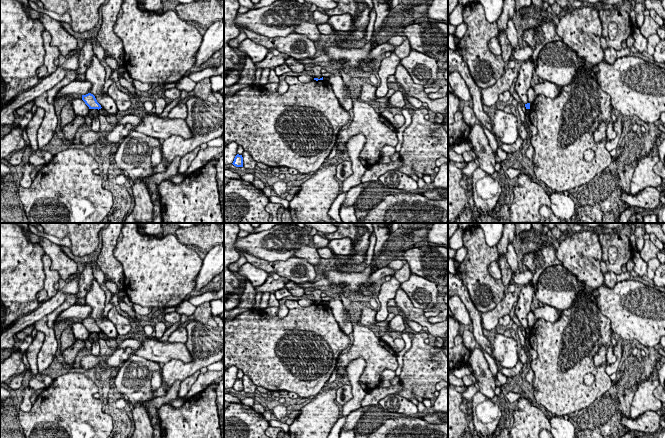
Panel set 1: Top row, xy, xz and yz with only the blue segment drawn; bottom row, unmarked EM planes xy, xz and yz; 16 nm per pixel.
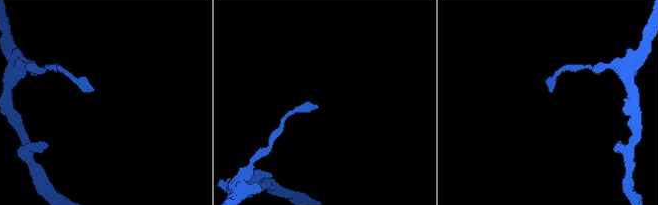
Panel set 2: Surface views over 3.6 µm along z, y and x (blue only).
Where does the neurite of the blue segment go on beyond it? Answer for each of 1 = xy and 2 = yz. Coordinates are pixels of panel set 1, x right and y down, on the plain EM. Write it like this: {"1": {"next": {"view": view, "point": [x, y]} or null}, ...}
{"1": {"next": null}, "2": {"next": null}}

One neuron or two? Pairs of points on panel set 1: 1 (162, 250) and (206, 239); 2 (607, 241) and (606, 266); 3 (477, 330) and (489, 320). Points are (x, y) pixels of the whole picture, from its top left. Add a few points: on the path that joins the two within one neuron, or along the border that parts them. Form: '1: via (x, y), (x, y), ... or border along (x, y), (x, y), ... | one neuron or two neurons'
1: border along (174, 235), (181, 242), (191, 246) | two neurons
2: via (605, 247), (605, 260) | one neuron
3: border along (480, 315), (483, 328) | two neurons

